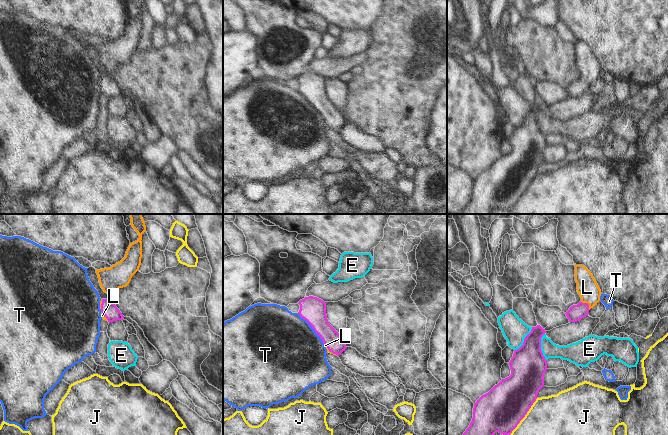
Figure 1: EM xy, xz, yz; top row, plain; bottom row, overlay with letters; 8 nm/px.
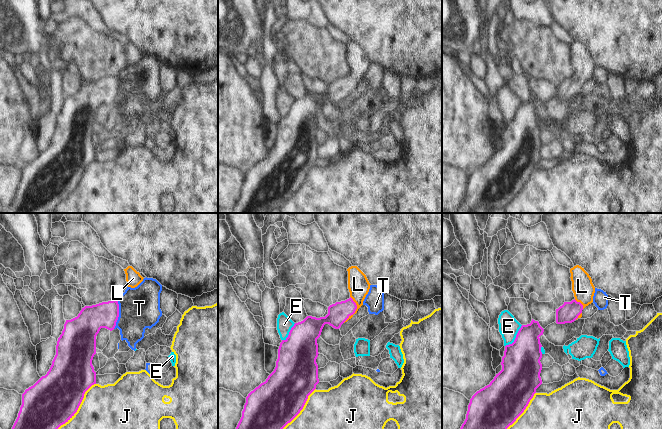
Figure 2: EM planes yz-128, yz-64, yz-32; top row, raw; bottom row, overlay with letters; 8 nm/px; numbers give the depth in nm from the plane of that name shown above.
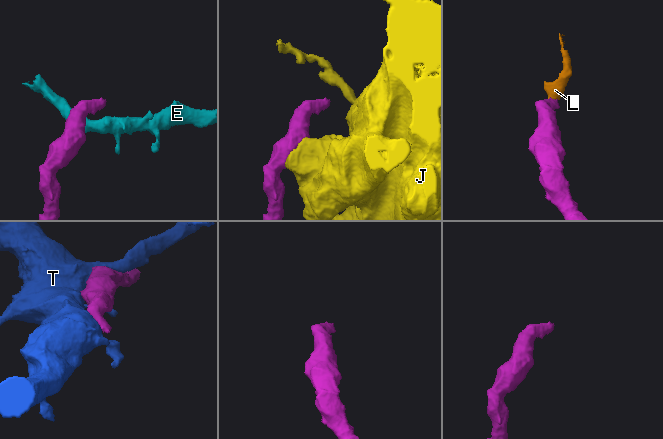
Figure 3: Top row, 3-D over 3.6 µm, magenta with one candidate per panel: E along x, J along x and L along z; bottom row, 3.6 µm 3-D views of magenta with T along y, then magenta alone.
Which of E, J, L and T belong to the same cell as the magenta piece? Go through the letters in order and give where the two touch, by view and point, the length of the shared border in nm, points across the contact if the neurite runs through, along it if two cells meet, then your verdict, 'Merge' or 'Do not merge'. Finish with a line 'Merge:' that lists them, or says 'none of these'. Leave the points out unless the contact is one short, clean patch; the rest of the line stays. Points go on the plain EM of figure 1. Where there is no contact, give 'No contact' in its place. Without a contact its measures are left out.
E: Touches magenta at yz (540, 123). Shared border 220 nm. Boundary: yz (544, 109), (541, 114), (541, 128), (546, 136). Do not merge
J: Touches magenta at yz (524, 192). Shared border 380 nm. Do not merge
L: Touches magenta at yz (587, 79). Shared border 100 nm. Path across: yz (575, 89), (587, 79), (587, 63). Merge
T: Touches magenta at xz (312, 103). Shared border 340 nm. Do not merge
Merge: L.

